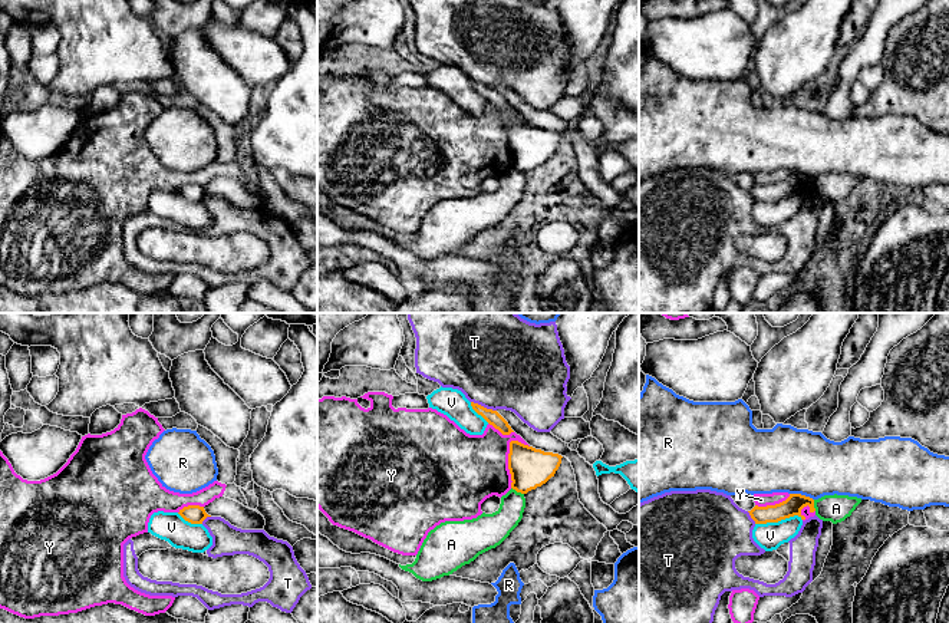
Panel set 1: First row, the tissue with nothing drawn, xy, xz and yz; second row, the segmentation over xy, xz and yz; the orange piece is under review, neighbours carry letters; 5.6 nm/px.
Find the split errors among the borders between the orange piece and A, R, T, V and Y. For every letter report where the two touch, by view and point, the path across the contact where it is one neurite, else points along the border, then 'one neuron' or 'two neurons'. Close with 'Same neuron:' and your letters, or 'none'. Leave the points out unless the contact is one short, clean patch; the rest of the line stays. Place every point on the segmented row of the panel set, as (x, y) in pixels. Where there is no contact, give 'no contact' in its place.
A: xz (517, 491) | along xz (511, 487), (523, 494) | two neurons
R: yz (801, 495) | two neurons
T: xz (483, 406) | two neurons
V: yz (778, 520) | two neurons
Y: xz (508, 461) | two neurons
Same neuron: none

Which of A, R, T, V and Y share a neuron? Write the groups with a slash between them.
A / R / T / V / Y

